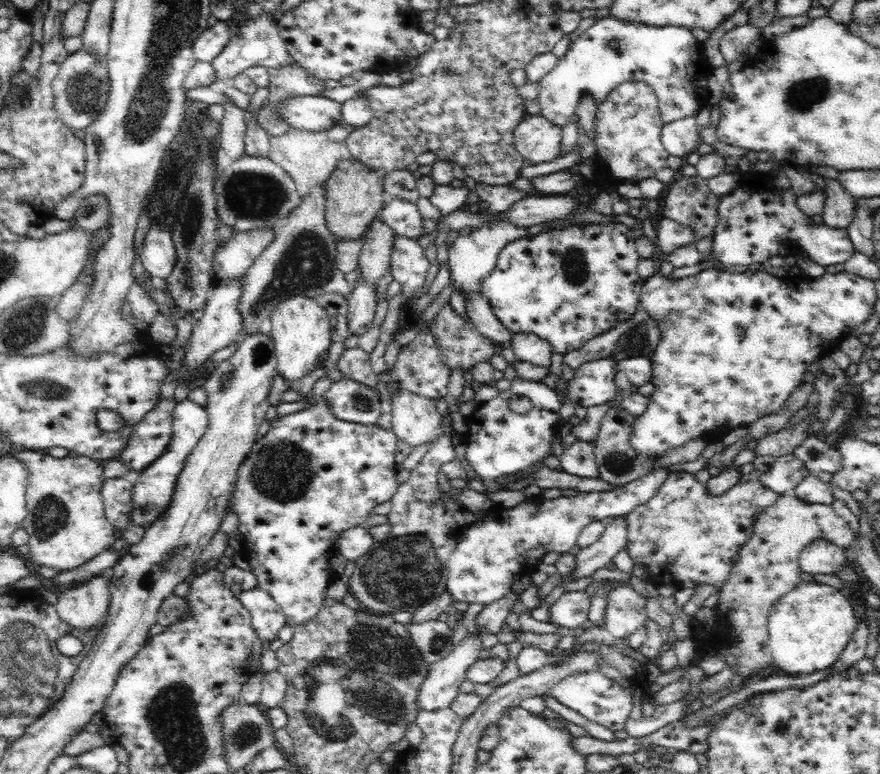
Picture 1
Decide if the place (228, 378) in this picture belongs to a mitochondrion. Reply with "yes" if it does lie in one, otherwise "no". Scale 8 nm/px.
yes

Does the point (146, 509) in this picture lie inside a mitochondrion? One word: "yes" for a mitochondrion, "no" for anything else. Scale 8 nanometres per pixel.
yes

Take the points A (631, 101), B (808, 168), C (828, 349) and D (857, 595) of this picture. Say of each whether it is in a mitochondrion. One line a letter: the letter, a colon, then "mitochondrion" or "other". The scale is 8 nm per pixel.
A: other
B: other
C: other
D: other

